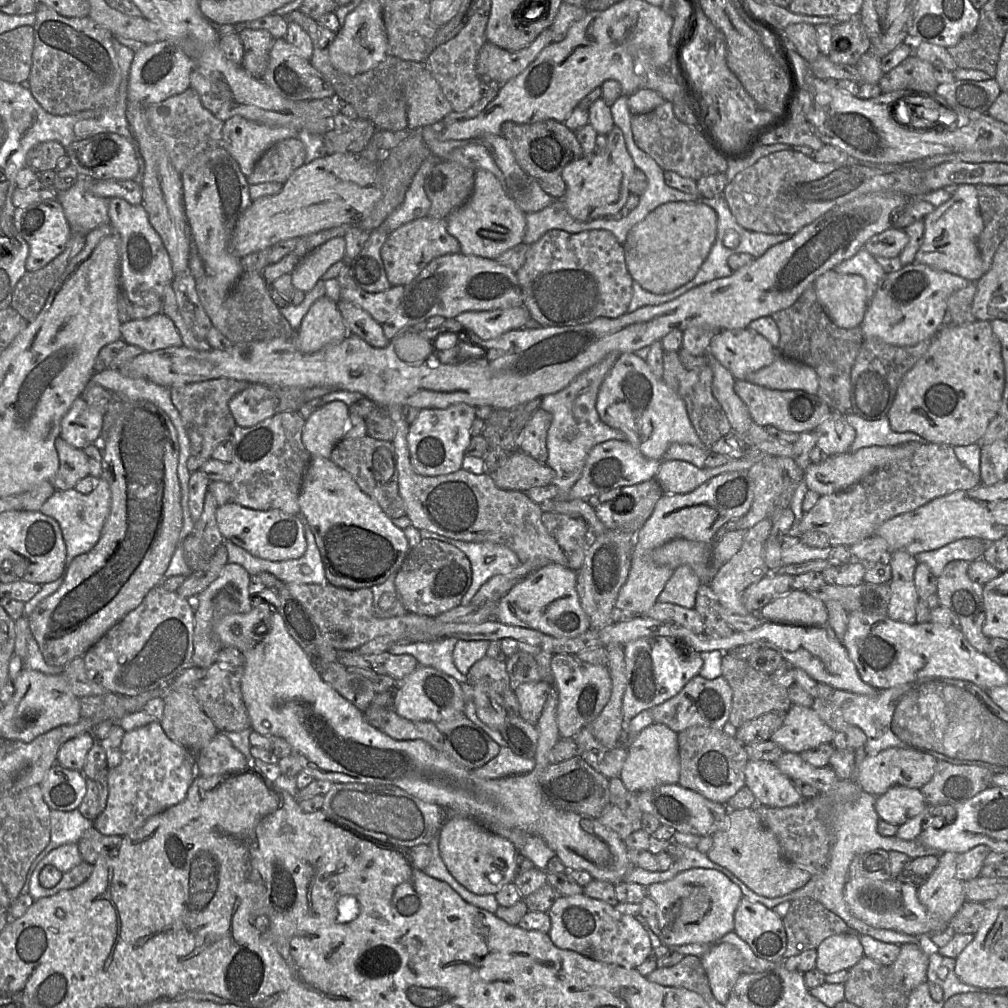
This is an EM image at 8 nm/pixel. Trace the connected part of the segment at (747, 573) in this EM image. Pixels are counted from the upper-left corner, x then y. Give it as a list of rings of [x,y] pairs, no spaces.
[[[764,518],[749,528],[745,532],[740,550],[729,561],[721,564],[709,581],[709,585],[716,594],[720,605],[736,614],[752,614],[743,603],[743,593],[747,587],[771,572],[763,559],[763,546],[769,538],[772,525],[770,518]]]

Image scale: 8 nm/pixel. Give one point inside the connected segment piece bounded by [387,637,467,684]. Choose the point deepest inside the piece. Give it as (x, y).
(437, 653)

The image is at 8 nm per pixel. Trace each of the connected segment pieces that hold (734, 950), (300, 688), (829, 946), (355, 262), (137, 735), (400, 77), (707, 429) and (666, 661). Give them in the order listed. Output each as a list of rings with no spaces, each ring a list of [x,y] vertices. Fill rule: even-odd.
[[[715,942],[712,945],[700,958],[714,997],[724,1005],[743,973],[744,959],[739,949],[731,943]]]
[[[270,604],[253,607],[248,613],[216,616],[214,632],[222,648],[234,646],[233,648],[241,650],[244,656],[241,693],[250,719],[250,728],[265,736],[285,739],[291,746],[291,754],[302,765],[302,770],[315,780],[395,786],[424,802],[440,806],[446,812],[446,820],[450,817],[468,817],[480,823],[503,824],[522,829],[530,835],[541,837],[561,859],[567,870],[584,870],[590,873],[593,879],[607,881],[613,885],[620,883],[630,868],[634,867],[628,857],[624,840],[615,831],[602,825],[597,819],[560,810],[548,803],[542,795],[539,776],[549,766],[550,752],[561,738],[556,722],[558,692],[553,684],[536,724],[539,738],[535,768],[523,775],[484,779],[451,761],[425,741],[395,740],[380,729],[372,727],[363,712],[322,680],[312,659],[290,636],[282,616]]]
[[[843,933],[824,939],[817,950],[816,969],[827,974],[849,970],[863,957],[858,933]]]
[[[383,222],[371,231],[360,253],[348,264],[354,282],[367,292],[382,292],[392,286],[381,258],[381,248],[387,237]]]
[[[158,720],[126,731],[121,741],[122,760],[108,772],[108,798],[93,826],[104,835],[125,836],[147,819],[182,802],[196,778],[196,756],[167,737]]]
[[[299,10],[286,16],[288,22],[298,24],[310,37],[313,44],[311,65],[332,85],[335,98],[352,105],[358,118],[369,120],[376,130],[400,131],[407,128],[407,105],[405,88],[423,69],[424,63],[405,61],[397,57],[386,56],[376,67],[358,75],[347,75],[337,71],[330,62],[329,50],[336,33],[319,25]]]
[[[664,351],[663,369],[661,380],[682,398],[691,424],[702,444],[709,449],[719,438],[732,430],[726,413],[712,393],[713,373],[710,366],[706,362],[705,365],[688,370],[681,364],[678,352]]]
[[[647,637],[623,646],[626,671],[626,689],[623,696],[623,721],[629,723],[642,711],[667,701],[695,676],[703,667],[701,653],[684,641],[666,637]]]

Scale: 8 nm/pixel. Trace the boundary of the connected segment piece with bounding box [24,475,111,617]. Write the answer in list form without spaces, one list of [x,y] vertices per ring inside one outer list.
[[[102,475],[98,478],[96,488],[88,493],[82,494],[74,488],[69,490],[57,490],[41,506],[40,512],[55,519],[62,531],[66,545],[66,560],[61,576],[41,586],[40,591],[29,601],[25,602],[24,615],[28,615],[46,597],[53,594],[63,583],[72,560],[85,552],[91,550],[99,540],[101,530],[110,511],[111,493],[107,480]]]

